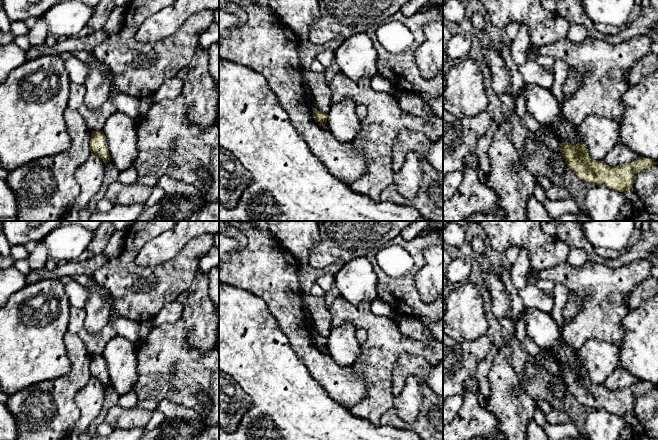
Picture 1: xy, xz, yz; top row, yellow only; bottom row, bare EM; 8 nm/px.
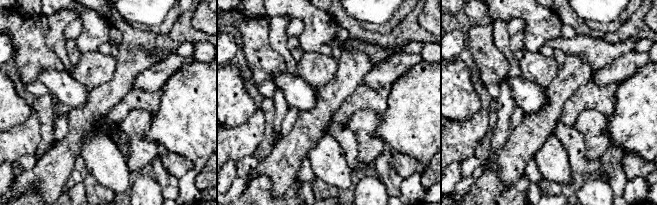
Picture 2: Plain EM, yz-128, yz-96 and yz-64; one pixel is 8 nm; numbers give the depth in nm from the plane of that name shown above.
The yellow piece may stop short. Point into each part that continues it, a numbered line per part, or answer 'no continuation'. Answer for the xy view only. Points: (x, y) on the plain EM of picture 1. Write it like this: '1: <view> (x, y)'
no continuation

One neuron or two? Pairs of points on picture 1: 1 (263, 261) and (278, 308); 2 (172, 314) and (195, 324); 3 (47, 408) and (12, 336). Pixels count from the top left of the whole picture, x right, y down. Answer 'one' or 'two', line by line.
1: one
2: two
3: two

